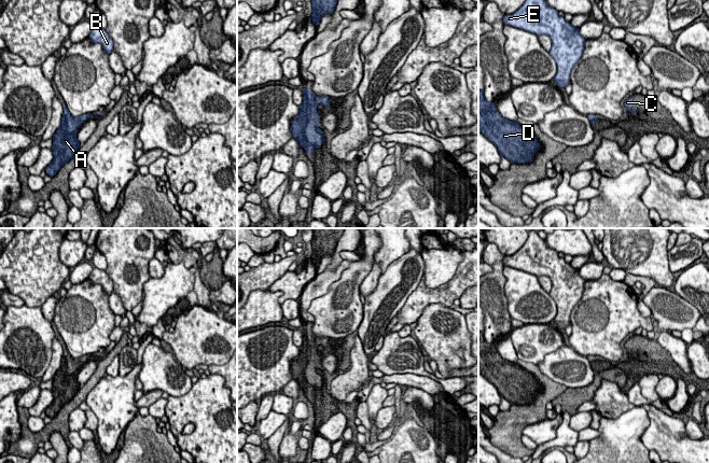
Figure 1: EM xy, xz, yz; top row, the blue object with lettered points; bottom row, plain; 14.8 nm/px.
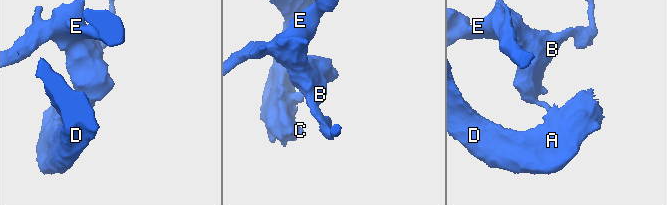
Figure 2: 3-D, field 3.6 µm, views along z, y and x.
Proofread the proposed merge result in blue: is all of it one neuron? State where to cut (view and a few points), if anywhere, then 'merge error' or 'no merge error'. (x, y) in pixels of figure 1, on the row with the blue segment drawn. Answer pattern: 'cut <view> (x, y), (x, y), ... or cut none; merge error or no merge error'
cut none; no merge error

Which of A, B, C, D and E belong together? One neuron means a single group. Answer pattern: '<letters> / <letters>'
A B C D E

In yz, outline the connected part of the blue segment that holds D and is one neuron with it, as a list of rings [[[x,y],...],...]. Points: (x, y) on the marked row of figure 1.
[[[478,90],[478,130],[511,163],[529,163],[533,159],[533,153],[541,148],[532,132],[516,121],[504,118],[496,103],[486,100],[483,90]]]

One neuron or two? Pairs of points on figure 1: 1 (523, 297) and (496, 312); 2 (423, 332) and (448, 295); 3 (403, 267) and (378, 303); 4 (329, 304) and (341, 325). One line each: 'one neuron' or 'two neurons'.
1: two neurons
2: two neurons
3: one neuron
4: one neuron

